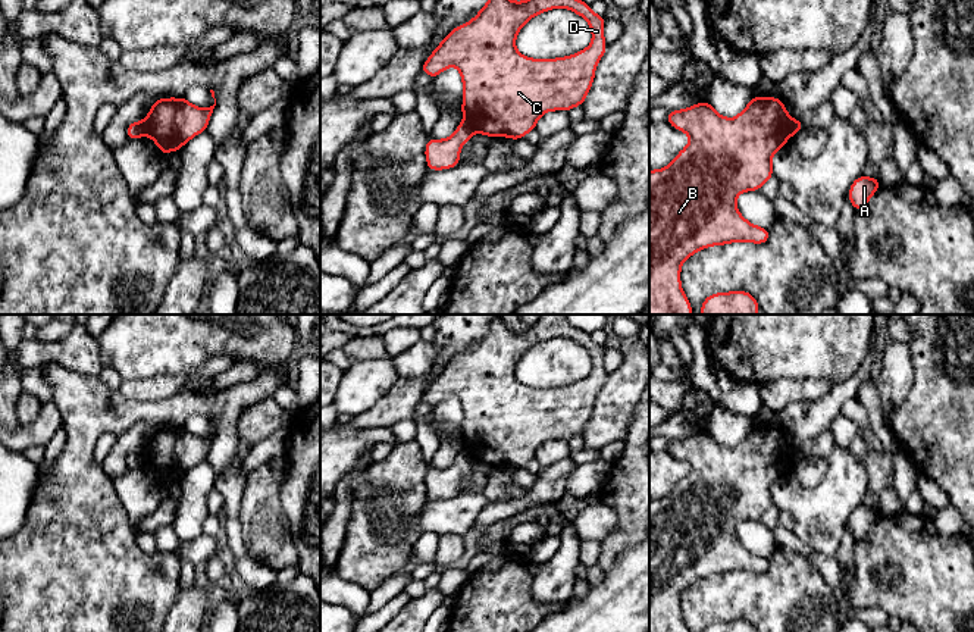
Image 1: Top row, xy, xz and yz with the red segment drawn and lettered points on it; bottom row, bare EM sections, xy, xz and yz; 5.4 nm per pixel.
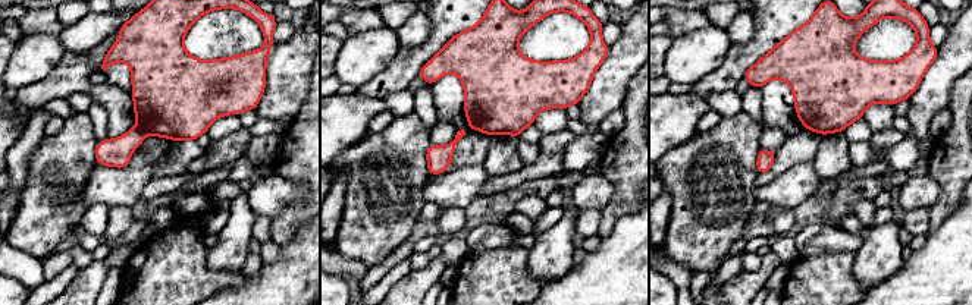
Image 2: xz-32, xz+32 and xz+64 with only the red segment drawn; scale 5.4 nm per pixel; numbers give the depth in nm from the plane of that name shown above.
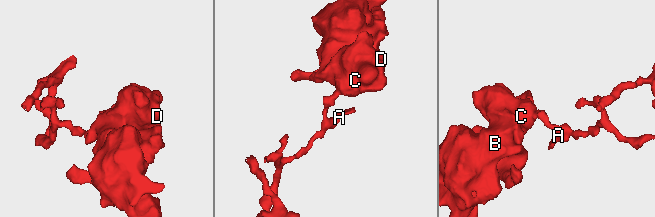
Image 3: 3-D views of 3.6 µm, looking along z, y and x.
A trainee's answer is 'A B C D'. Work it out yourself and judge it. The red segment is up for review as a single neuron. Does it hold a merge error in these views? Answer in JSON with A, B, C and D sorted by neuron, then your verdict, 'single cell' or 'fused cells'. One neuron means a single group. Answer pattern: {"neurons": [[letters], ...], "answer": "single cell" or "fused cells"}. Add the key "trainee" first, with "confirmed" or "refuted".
{"trainee": "refuted", "neurons": [["A"], ["B", "C", "D"]], "answer": "fused cells"}

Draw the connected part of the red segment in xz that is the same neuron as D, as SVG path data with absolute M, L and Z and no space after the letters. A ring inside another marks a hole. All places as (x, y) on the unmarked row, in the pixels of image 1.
M541 315L526 331L511 331L499 317L488 328L483 338L470 350L454 357L423 392L422 401L436 407L455 395L463 407L461 442L473 462L486 466L524 467L536 459L536 450L546 441L582 435L595 406L599 388L607 379L604 345L592 341L585 331L574 328L564 315ZM555 338L570 338L585 347L592 359L592 372L585 379L558 388L529 388L514 375L522 356L533 345Z

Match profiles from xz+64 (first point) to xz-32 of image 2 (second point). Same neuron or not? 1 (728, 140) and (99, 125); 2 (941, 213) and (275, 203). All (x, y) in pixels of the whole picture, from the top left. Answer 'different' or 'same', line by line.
1: different
2: different

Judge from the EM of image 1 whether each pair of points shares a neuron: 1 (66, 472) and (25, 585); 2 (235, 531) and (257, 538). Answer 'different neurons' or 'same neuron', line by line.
1: same neuron
2: different neurons

